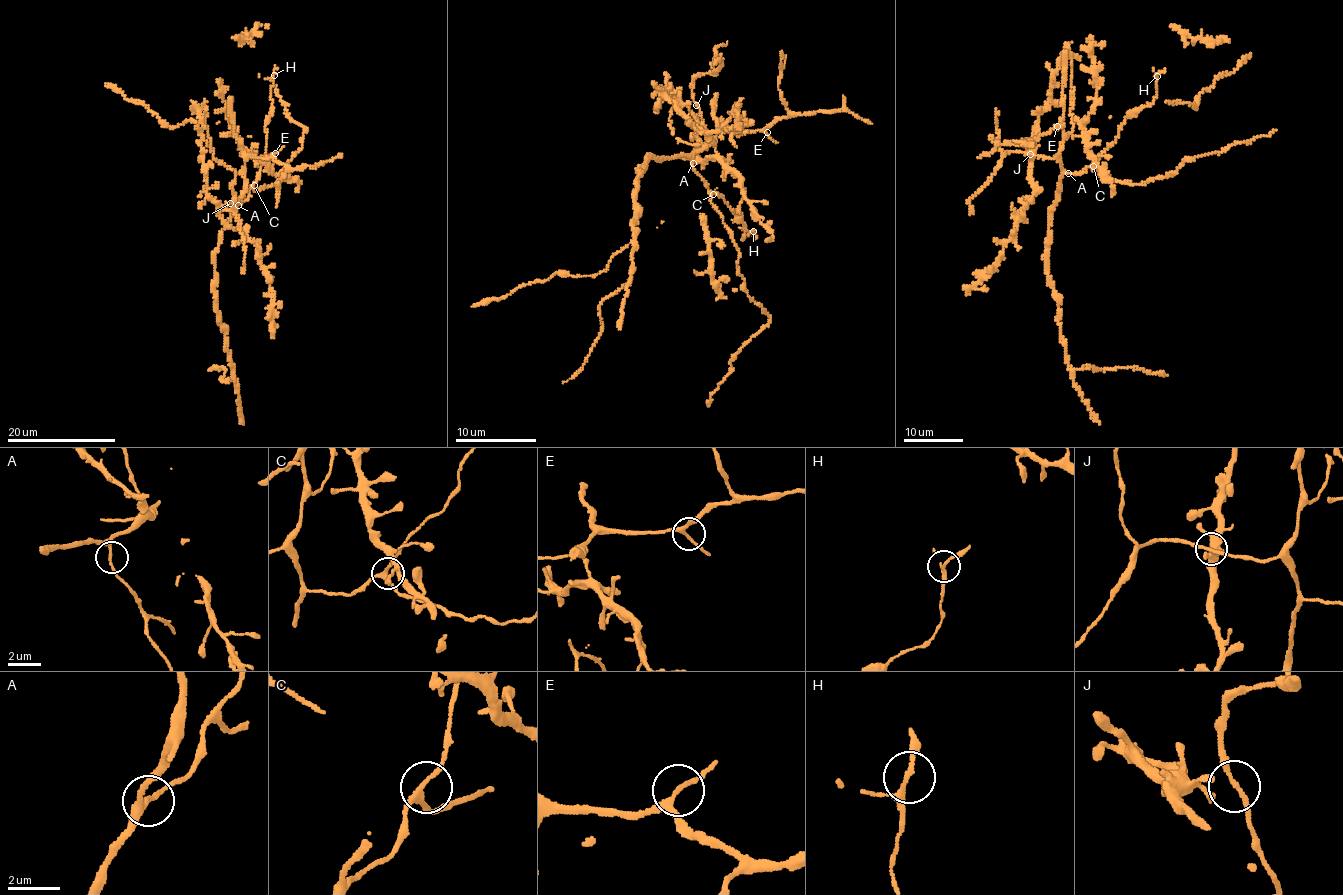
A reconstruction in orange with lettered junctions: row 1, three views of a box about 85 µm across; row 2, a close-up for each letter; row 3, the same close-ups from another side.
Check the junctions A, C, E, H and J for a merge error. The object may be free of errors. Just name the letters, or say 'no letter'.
no letter

